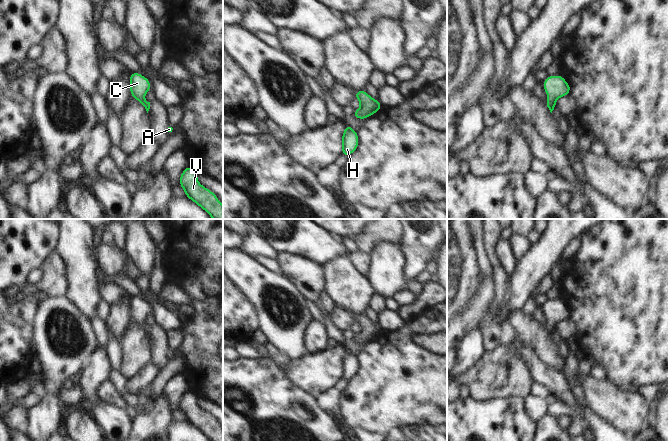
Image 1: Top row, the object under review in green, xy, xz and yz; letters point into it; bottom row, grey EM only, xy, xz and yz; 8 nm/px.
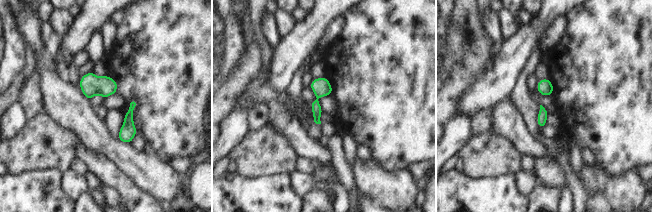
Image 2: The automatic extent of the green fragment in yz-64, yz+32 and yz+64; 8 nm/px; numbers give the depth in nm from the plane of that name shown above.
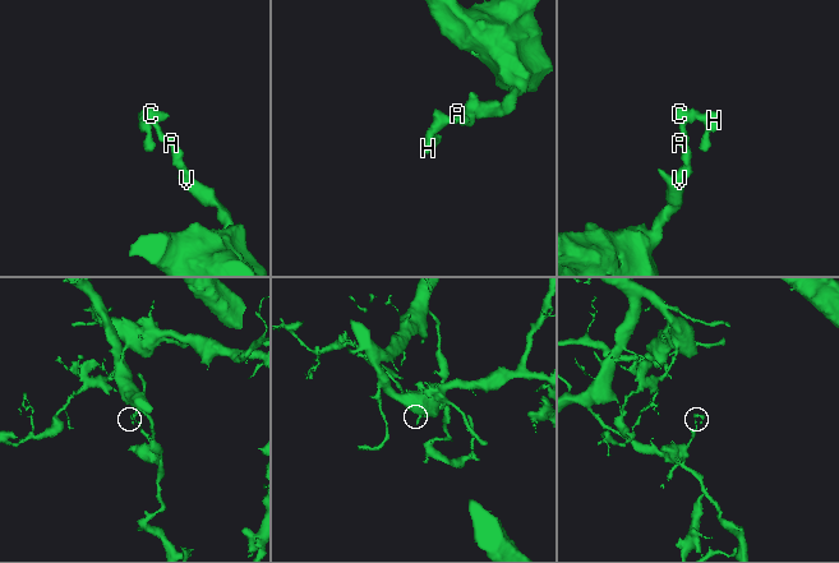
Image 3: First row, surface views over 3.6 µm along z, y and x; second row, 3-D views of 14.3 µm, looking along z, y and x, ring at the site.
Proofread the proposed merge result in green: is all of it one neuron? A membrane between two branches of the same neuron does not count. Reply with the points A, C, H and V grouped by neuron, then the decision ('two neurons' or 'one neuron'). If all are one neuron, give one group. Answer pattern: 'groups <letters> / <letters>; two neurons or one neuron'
groups A C H V; one neuron

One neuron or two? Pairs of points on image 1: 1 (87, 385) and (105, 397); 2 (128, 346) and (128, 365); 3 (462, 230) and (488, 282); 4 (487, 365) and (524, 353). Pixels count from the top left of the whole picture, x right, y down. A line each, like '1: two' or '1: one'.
1: two
2: one
3: two
4: two

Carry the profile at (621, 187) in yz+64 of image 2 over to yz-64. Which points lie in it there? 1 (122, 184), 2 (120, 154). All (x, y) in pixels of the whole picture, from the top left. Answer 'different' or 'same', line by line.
1: different
2: same

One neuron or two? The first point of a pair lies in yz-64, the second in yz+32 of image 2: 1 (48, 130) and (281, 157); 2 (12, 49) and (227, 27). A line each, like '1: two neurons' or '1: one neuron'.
1: one neuron
2: one neuron

